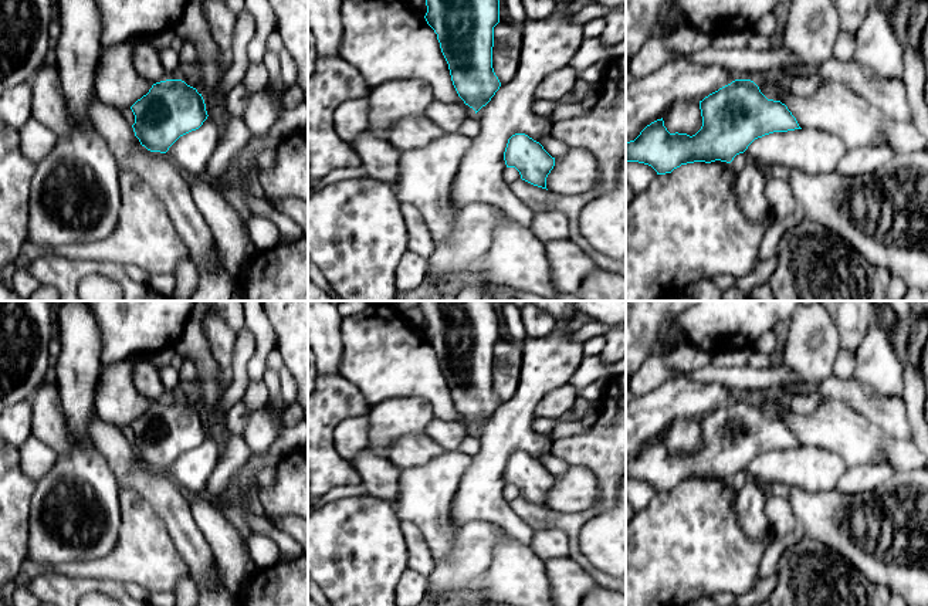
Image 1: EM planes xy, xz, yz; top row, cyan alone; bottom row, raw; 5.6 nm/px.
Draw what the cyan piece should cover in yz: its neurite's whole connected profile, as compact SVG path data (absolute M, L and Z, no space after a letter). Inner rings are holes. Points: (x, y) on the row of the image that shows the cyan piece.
M735 79L709 94L700 101L700 109L702 126L695 135L670 133L663 118L657 119L647 125L634 141L626 143L626 160L648 165L657 175L671 173L681 165L694 162L721 160L731 163L758 138L773 132L802 129L785 104L768 99L751 79Z

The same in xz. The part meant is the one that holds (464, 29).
M426 0L426 6L424 18L437 34L453 85L477 114L501 87L492 68L499 0Z

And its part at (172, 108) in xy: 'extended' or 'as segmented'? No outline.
as segmented

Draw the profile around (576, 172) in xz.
M569 148L565 156L555 159L546 189L558 194L580 194L592 190L599 177L595 156L582 148Z

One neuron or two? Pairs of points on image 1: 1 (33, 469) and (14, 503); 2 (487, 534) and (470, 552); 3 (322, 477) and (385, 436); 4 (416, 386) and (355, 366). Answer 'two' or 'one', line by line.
1: two
2: one
3: two
4: one

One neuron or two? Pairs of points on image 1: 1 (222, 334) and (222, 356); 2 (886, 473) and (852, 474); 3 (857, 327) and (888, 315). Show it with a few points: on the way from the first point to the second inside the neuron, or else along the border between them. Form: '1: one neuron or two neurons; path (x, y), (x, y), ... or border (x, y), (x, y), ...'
1: one neuron; path (222, 339), (222, 351)
2: one neuron; path (877, 473), (860, 474)
3: one neuron; path (864, 320), (869, 315), (881, 315)

